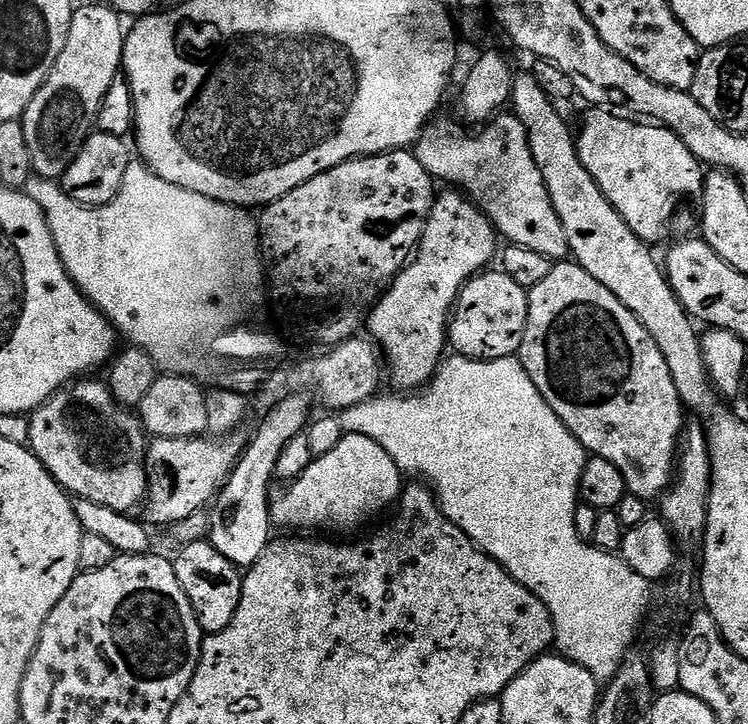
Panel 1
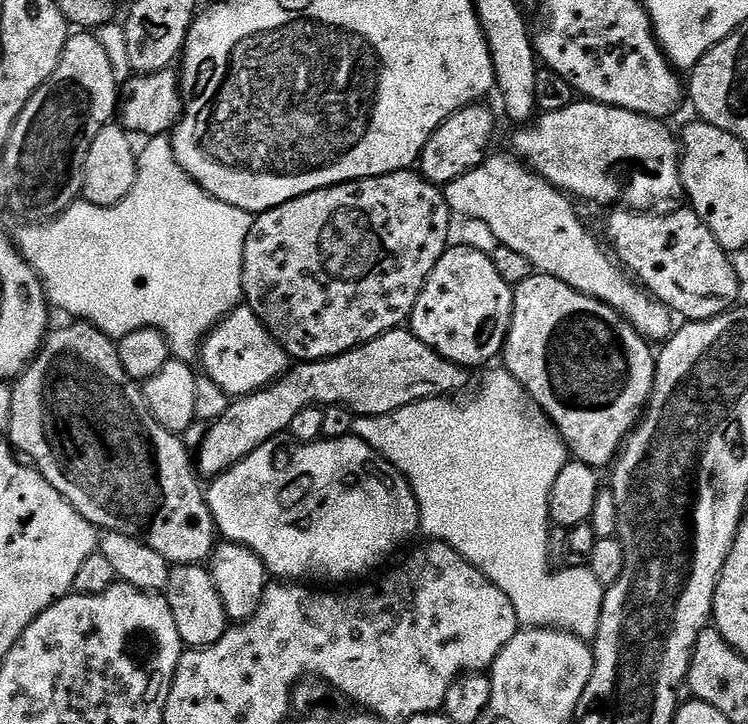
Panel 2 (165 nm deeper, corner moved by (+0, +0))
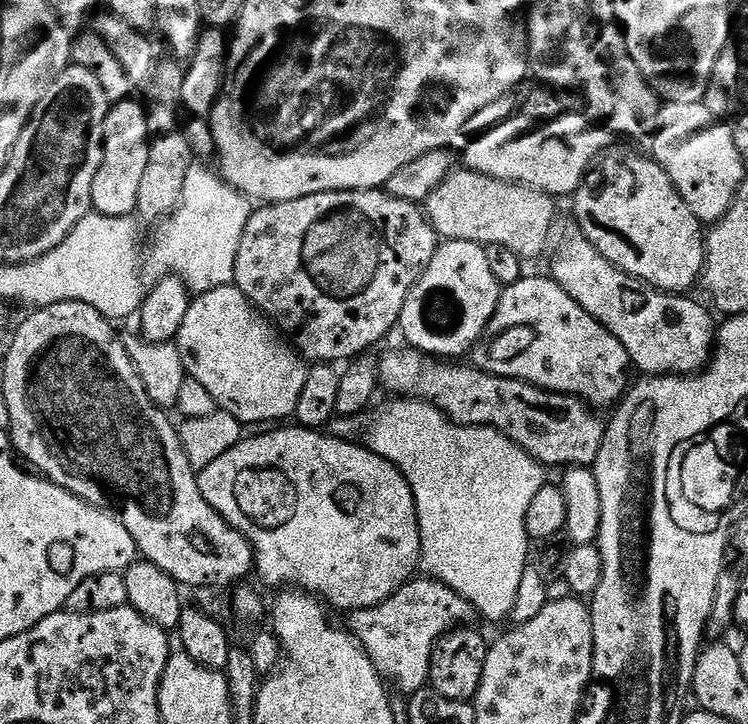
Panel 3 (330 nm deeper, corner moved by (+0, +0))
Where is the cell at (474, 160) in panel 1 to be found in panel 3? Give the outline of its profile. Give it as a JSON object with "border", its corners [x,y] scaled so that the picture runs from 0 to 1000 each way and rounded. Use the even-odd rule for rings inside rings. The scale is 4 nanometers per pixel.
{"border":[[[769,330],[739,362],[737,385],[837,478],[840,493],[852,510],[856,507],[866,519],[918,519],[945,508],[960,457],[959,449],[952,449],[951,430],[947,432],[930,414],[920,414],[925,412],[918,407],[885,403],[828,376],[794,345],[789,333]]]}

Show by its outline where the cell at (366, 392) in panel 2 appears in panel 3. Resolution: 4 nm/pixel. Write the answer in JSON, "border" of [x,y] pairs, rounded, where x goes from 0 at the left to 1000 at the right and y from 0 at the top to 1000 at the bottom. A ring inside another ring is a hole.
{"border":[[[555,483],[524,486],[520,492],[507,493],[505,530],[529,550],[555,550],[575,557],[607,586],[620,591],[659,591],[676,605],[686,608],[694,619],[703,622],[721,641],[758,649],[761,646],[791,646],[807,609],[809,581],[801,580],[798,570],[770,547],[733,541],[697,525],[683,525],[663,519],[646,507],[619,508],[615,500],[595,500]]]}

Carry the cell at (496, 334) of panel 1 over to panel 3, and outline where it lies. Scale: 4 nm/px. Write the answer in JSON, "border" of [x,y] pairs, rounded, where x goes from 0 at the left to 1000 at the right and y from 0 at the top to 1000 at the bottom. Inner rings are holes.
{"border":[[[600,331],[584,341],[575,367],[564,384],[551,396],[535,435],[533,457],[540,457],[545,468],[544,479],[584,494],[620,494],[626,485],[642,470],[647,457],[654,457],[663,424],[668,421],[671,394],[655,374],[652,343],[644,337],[622,331]]]}

